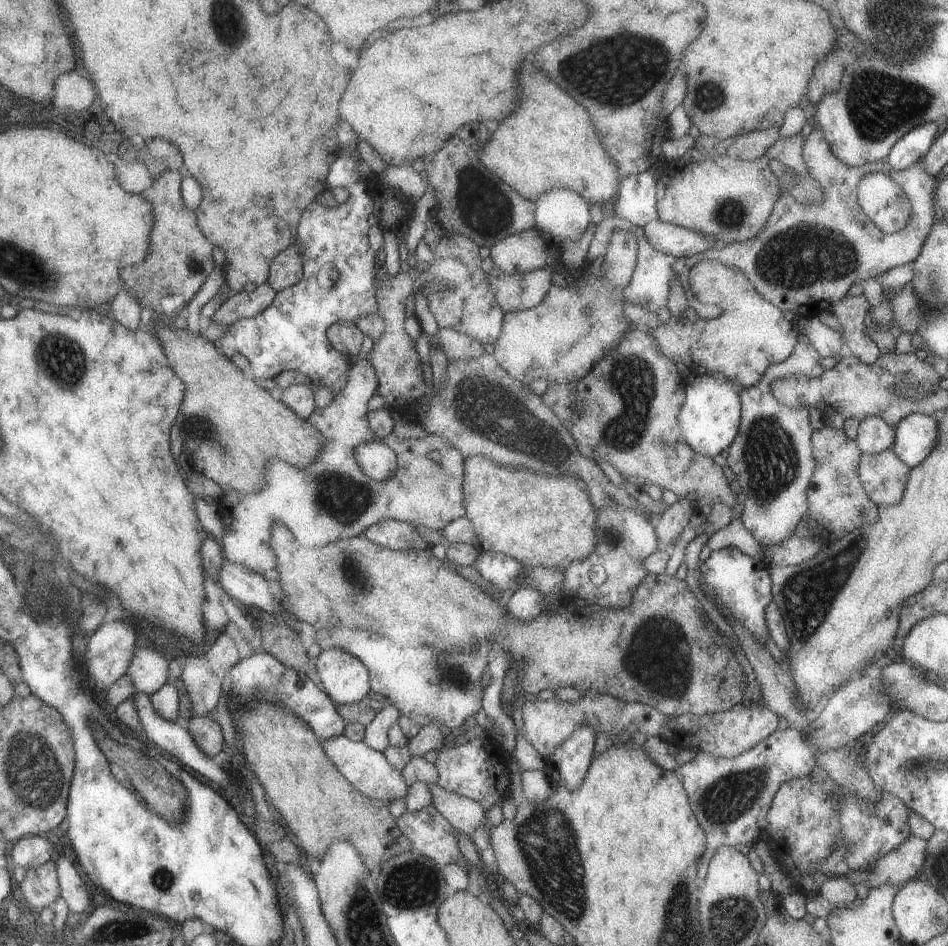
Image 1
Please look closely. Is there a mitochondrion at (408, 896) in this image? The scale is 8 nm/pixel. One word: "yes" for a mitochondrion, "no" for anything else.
yes

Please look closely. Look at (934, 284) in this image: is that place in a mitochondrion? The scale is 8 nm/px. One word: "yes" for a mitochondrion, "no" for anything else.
yes

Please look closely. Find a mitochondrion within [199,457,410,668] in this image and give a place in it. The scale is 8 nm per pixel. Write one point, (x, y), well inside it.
(344, 498)

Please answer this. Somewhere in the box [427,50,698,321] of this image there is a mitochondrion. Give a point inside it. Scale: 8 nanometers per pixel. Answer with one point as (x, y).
(483, 208)

